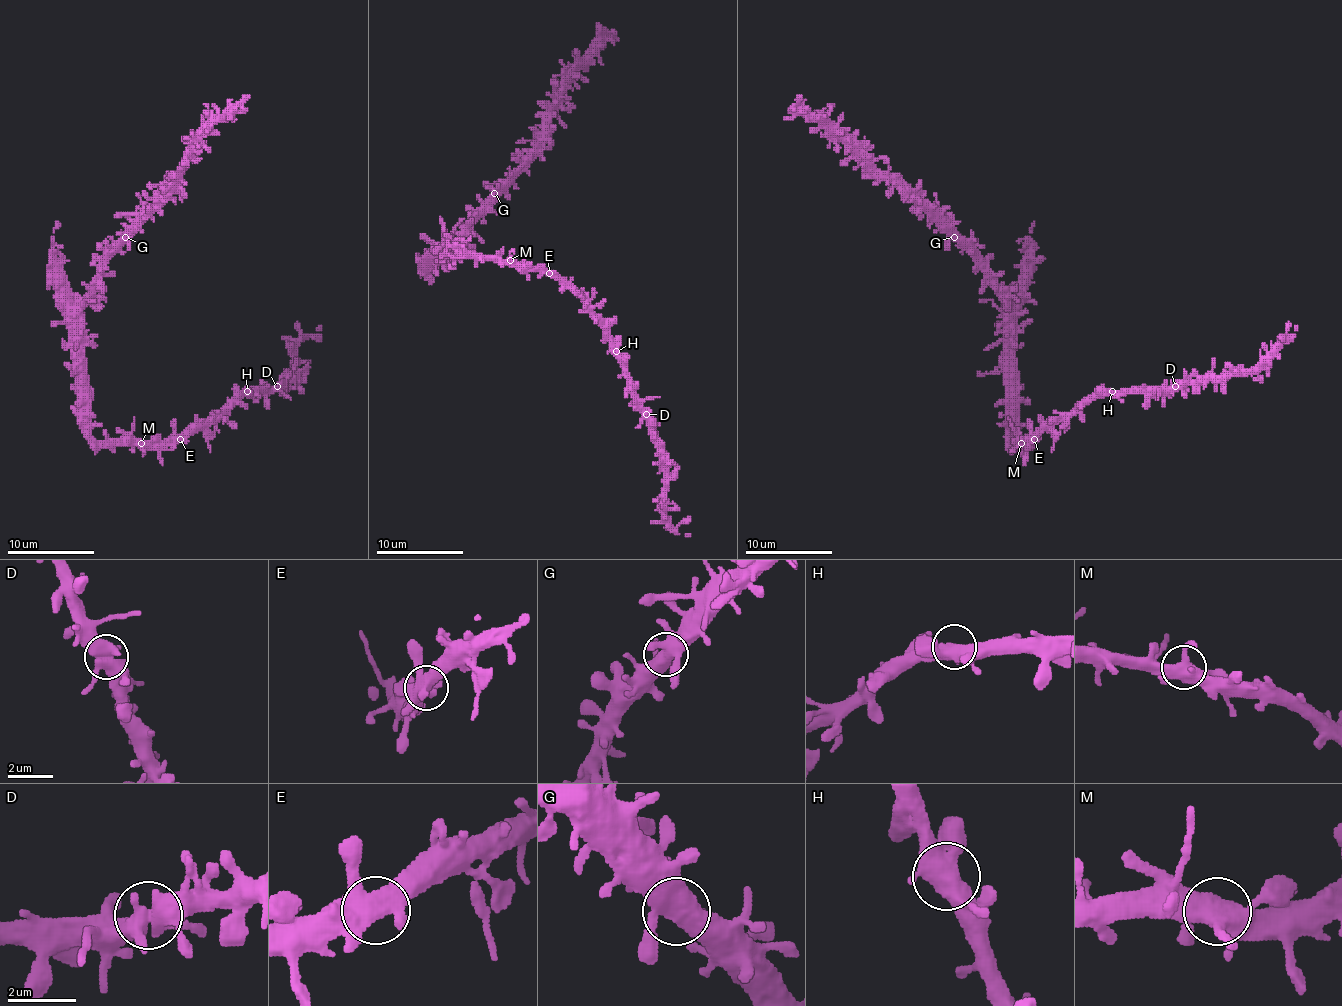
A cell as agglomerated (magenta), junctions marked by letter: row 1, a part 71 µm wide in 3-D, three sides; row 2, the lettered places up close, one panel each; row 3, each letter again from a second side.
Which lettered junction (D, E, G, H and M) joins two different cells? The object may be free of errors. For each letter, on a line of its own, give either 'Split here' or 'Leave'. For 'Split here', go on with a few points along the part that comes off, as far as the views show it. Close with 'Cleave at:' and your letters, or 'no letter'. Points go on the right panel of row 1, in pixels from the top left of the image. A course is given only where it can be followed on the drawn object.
D: Leave
E: Leave
G: Leave
H: Leave
M: Leave
Cleave at: no letter

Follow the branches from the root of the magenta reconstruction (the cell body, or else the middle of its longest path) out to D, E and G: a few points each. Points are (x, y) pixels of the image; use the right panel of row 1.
D: (1012, 417), (1012, 437), (1017, 441), (1032, 441), (1071, 415), (1088, 397), (1119, 393), (1169, 393), (1175, 387)
E: (1012, 417), (1012, 437), (1017, 441), (1034, 439)
G: (1012, 417), (1008, 300), (999, 291), (997, 280), (954, 237)

